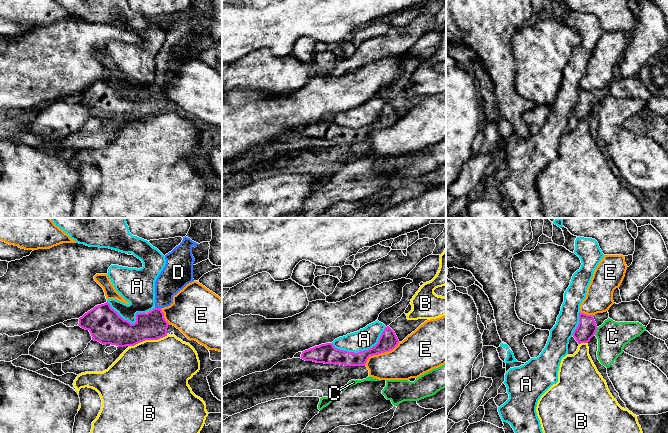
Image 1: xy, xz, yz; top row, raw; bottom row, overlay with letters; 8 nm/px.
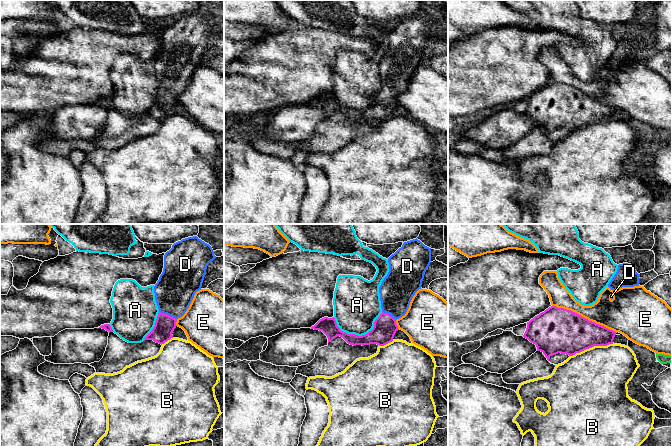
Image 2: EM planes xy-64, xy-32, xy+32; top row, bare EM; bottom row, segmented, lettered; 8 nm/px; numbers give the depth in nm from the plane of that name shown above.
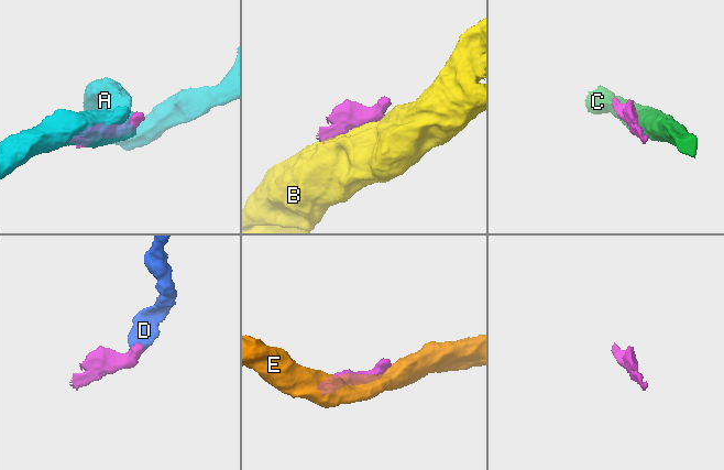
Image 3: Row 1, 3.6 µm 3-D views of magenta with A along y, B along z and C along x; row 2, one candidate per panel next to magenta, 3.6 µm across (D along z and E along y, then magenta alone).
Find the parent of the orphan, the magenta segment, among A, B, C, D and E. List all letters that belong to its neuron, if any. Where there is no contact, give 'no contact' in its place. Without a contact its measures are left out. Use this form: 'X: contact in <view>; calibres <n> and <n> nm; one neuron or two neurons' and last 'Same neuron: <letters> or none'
A: contact in xz; calibres 150 and 170 nm; two neurons
B: contact in xy; calibres 220 and 480 nm; two neurons
C: contact in yz; calibres 160 and 240 nm; two neurons
D: contact in xy; calibres 220 and 220 nm; one neuron
E: contact in xz; calibres 150 and 300 nm; two neurons
Same neuron: D

